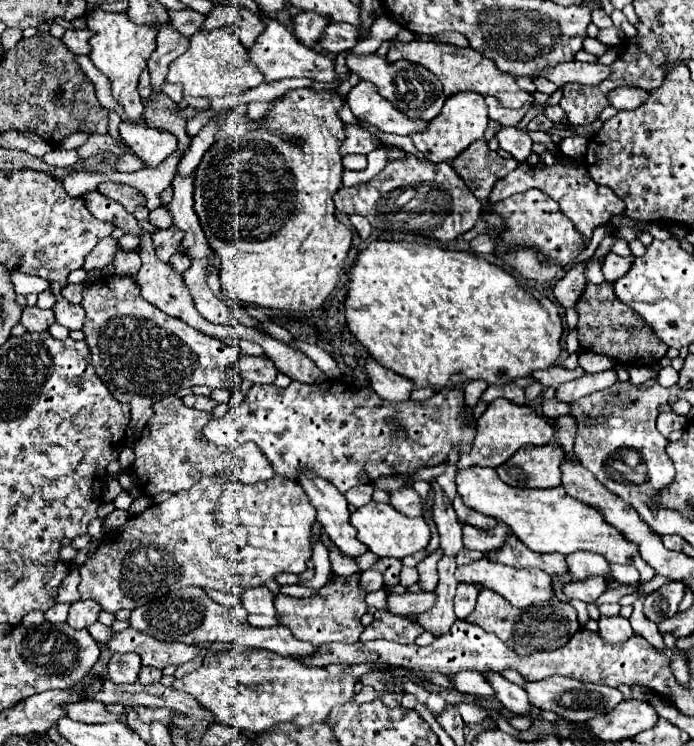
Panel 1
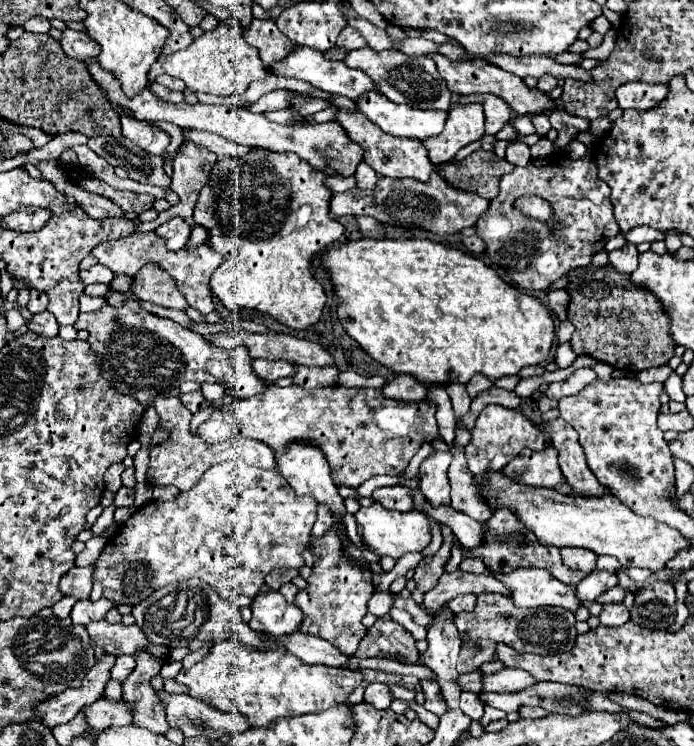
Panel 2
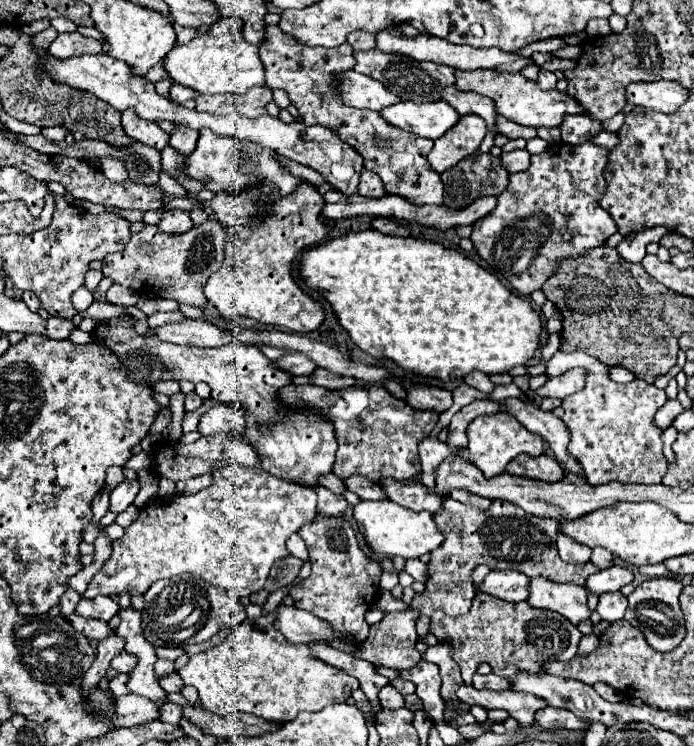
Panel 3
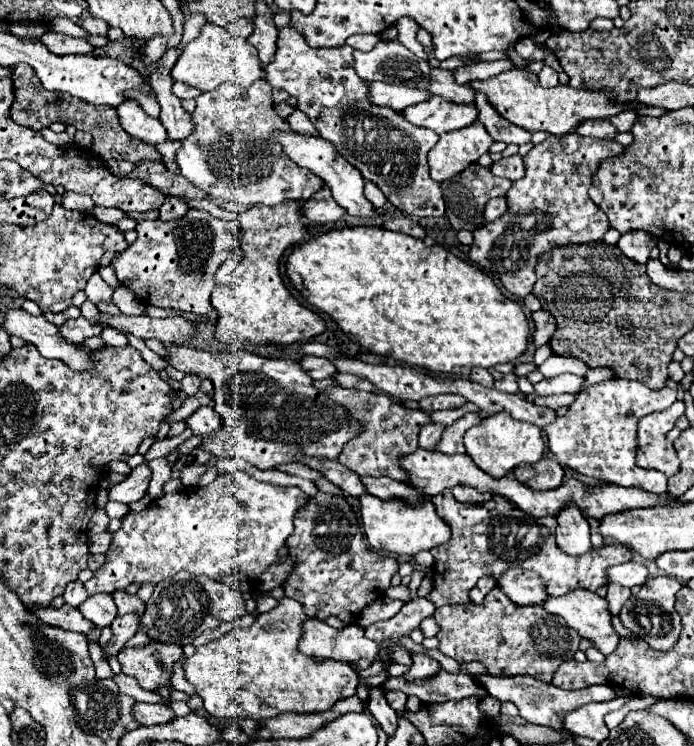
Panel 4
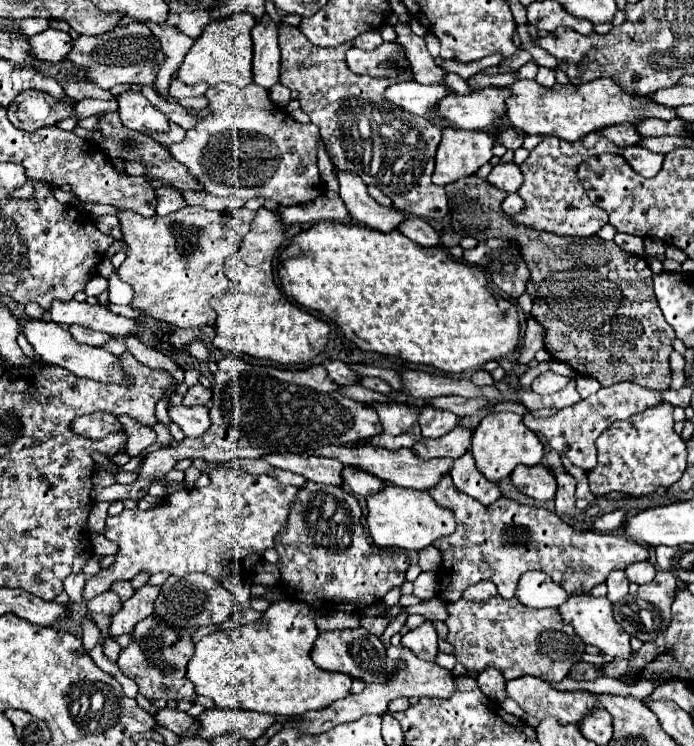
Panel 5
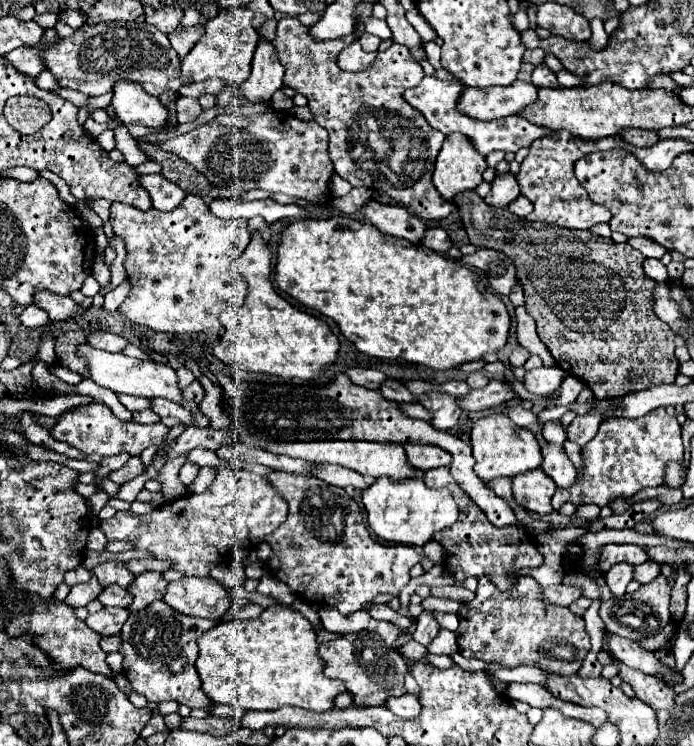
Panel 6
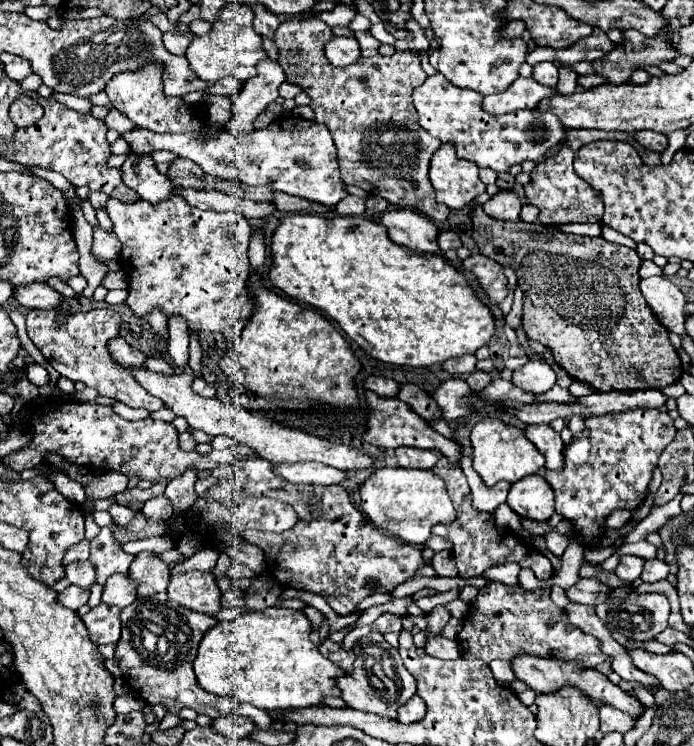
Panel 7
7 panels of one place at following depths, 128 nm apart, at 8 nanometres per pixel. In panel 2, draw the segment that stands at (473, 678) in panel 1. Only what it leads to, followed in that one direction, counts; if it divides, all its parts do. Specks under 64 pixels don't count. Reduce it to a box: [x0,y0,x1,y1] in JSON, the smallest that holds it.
[482,668,536,692]

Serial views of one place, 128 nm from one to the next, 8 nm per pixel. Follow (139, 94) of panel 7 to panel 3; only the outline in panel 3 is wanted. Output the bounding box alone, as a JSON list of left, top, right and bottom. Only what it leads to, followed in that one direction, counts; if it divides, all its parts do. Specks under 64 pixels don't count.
[122,110,170,150]

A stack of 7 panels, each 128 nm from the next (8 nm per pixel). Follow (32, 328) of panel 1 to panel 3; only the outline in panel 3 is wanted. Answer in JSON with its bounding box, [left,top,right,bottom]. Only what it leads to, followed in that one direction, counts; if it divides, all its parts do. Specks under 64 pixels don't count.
[46,316,74,340]

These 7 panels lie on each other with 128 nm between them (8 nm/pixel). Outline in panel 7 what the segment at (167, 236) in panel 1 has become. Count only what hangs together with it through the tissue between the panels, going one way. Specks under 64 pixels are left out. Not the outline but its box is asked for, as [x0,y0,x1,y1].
[120,154,176,204]

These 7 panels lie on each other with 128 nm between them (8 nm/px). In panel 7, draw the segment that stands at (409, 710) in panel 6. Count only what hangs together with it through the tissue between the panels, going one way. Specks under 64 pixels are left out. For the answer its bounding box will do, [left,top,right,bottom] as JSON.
[398,696,426,724]

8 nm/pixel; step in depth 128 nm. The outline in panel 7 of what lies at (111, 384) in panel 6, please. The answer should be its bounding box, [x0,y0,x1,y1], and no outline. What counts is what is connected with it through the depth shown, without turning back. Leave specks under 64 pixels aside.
[124,368,374,472]

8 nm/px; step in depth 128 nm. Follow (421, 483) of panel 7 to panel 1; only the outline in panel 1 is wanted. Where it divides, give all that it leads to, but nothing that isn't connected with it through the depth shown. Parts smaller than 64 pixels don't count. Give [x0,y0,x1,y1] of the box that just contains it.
[350,502,430,558]

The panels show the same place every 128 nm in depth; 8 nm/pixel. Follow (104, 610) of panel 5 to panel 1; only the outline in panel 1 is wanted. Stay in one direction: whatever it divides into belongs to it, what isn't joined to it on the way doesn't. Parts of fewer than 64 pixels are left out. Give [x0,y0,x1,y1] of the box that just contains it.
[68,600,100,630]

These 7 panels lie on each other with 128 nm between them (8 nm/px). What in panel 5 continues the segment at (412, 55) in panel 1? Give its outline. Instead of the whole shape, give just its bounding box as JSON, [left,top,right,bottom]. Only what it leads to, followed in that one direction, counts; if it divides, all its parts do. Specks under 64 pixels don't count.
[506,78,676,142]

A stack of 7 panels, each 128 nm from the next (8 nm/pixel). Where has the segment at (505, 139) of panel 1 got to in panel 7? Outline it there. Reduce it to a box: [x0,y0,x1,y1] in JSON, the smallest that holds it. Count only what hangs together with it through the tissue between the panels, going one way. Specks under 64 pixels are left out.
[482,190,522,222]

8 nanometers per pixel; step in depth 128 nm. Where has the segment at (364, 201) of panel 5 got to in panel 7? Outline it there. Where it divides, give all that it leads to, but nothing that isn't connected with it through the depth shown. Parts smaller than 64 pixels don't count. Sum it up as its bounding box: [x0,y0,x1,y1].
[380,210,440,254]

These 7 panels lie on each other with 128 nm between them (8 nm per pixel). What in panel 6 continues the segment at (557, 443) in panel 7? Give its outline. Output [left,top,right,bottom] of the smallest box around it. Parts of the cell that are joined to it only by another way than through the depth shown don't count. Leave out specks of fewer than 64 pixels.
[542,444,576,488]

